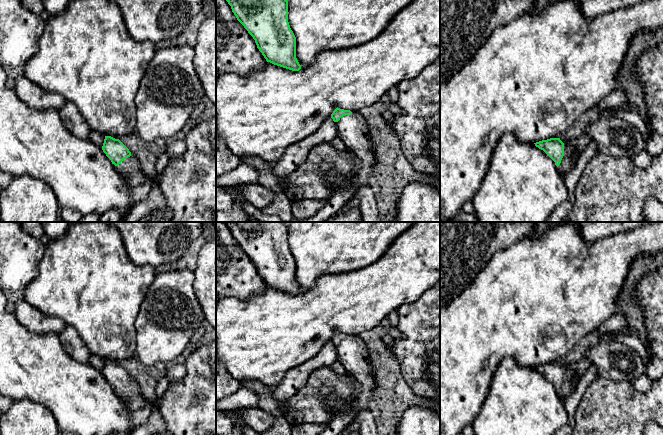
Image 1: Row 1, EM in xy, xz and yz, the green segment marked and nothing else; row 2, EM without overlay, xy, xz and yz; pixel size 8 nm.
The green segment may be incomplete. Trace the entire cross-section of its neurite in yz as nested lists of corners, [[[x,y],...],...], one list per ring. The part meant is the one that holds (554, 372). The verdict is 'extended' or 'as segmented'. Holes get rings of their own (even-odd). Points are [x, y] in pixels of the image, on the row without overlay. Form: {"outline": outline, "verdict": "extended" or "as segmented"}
{"outline": [[[550,362],[534,368],[555,386],[557,395],[563,402],[574,392],[580,380],[580,377],[572,370],[567,369],[563,362]]], "verdict": "extended"}

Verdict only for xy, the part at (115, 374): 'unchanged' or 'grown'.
grown

